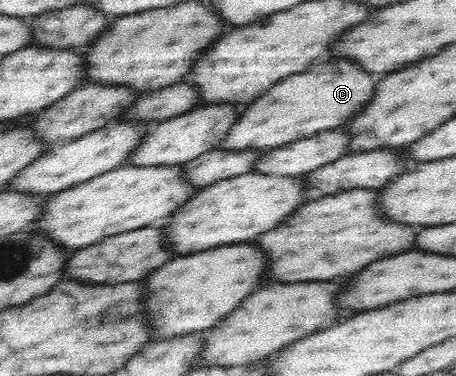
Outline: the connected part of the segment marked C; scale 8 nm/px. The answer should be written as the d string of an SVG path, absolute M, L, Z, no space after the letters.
M347 59L321 63L315 71L285 77L246 105L227 137L215 149L269 150L339 128L355 117L355 113L363 113L375 95L375 85L377 81L371 79L371 73Z

